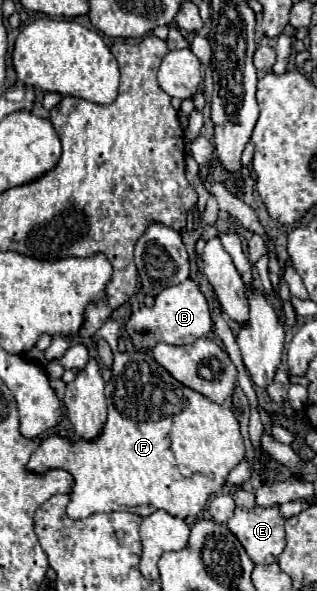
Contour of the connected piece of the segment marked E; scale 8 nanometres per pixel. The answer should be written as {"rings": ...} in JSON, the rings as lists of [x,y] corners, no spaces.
{"rings":[[[278,505],[268,509],[254,507],[250,511],[236,509],[228,521],[228,529],[236,535],[256,565],[274,563],[286,547],[284,519],[280,517]]]}

